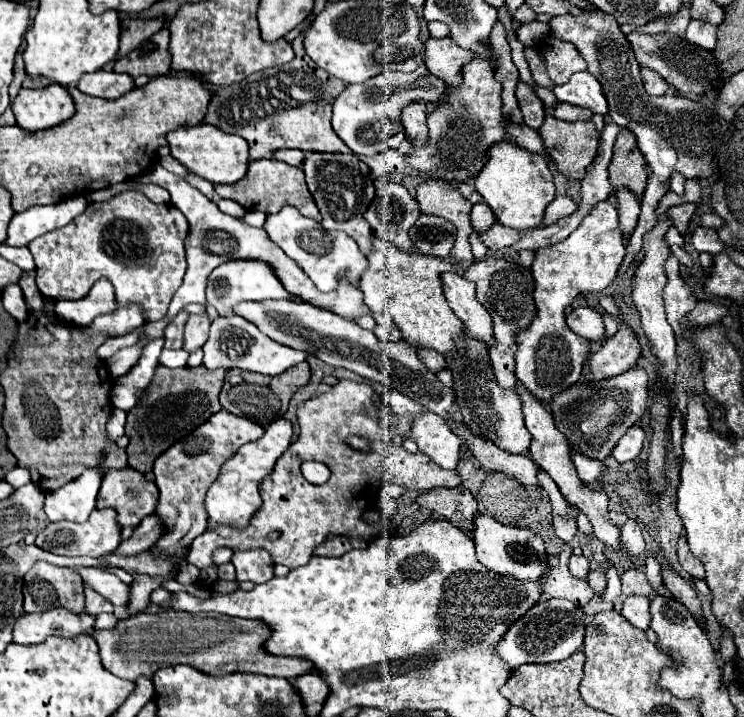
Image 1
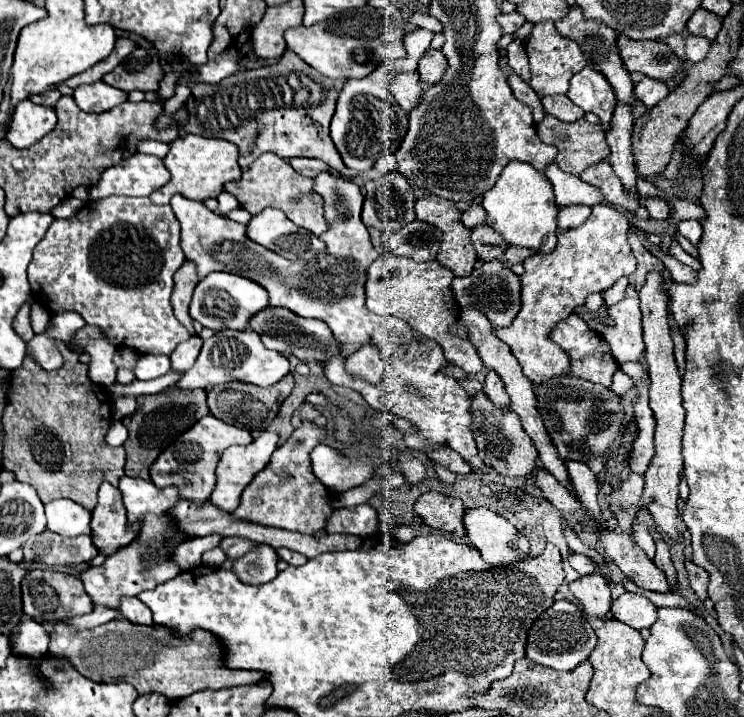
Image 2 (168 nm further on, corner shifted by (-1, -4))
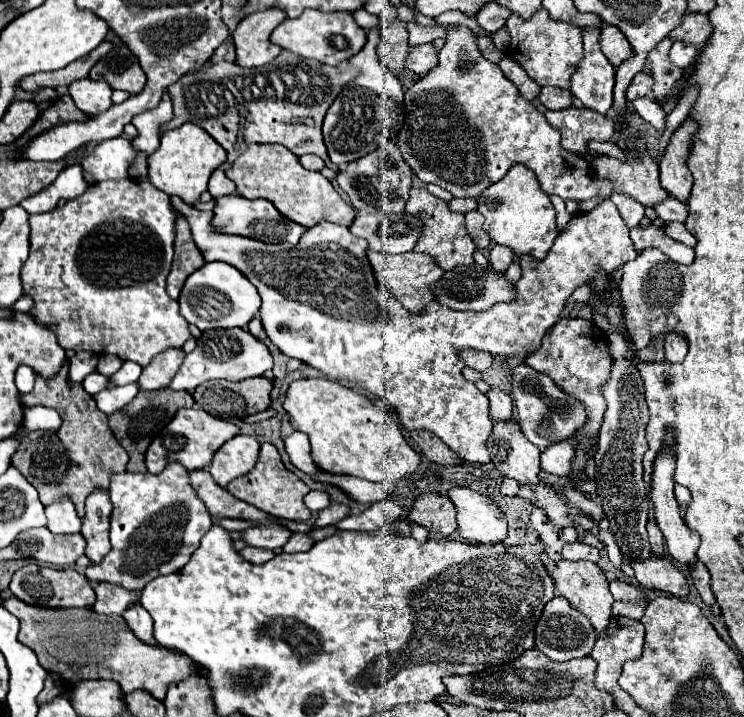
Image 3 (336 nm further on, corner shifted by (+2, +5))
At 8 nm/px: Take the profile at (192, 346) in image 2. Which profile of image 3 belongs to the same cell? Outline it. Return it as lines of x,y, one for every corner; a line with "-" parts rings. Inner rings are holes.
165,350
149,362
147,368
143,368
141,378
137,380
137,386
141,392
155,392
161,388
167,388
173,380
175,372
179,370
181,362
185,358
183,350

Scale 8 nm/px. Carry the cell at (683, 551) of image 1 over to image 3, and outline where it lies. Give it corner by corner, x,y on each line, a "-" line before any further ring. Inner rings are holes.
701,562
693,564
693,568
691,568
691,578
693,578
693,584
695,584
697,592
701,594
703,602
711,608
711,606
715,604
715,596
713,596
713,590
711,590
711,574
709,574
707,566
701,564

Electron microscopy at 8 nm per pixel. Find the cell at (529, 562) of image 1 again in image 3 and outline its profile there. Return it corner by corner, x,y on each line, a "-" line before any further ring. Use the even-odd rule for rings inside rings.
451,488
449,500
457,508
457,532
469,544
495,544
507,536
507,520
499,506
469,488

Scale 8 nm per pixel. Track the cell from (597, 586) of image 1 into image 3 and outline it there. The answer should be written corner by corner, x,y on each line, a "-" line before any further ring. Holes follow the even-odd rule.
559,560
555,562
553,570
549,572
557,592
581,614
585,614
589,618
589,622
593,624
593,628
597,630
597,634
605,634
609,620
611,620
611,606
613,606
613,596
609,592
609,582
603,574
603,570
593,564
593,562
569,562
569,560

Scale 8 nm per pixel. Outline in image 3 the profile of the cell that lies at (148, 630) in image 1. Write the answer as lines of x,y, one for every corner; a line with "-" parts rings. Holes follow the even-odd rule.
15,596
5,598
1,604
21,622
17,640
29,646
37,654
41,666
57,674
61,682
65,682
65,688
81,680
113,680
125,694
145,690
153,698
163,700
171,682
197,672
193,662
183,654
163,646
145,646
119,616
101,616
91,608
41,608
25,604

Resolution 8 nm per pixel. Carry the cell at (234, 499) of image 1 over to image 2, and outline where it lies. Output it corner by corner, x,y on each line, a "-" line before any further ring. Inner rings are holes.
262,431
250,445
228,447
222,453
222,459
216,469
216,487
210,497
212,505
216,505
218,509
222,509
226,513
234,513
234,509
240,505
240,495
242,495
244,487
254,479
254,475
258,471
262,471
268,465
268,461
276,449
278,449
278,433
274,433
274,431

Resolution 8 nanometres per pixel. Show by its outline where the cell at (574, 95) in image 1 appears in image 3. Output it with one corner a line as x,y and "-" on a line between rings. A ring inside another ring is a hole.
583,28
583,44
585,58
571,78
571,94
577,96
585,108
607,114
613,106
615,68
601,52
599,28

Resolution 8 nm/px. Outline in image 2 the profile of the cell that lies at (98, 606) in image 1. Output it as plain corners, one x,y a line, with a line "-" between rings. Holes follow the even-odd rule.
122,477
118,489
124,495
124,505
128,511
128,521
134,523
142,519
142,531
140,535
114,555
110,555
100,567
90,567
86,573
80,575
86,593
90,595
94,605
104,605
118,609
120,597
124,595
138,595
140,591
154,589
160,583
170,581
180,573
180,569
172,563
168,555
172,555
174,545
184,541
186,537
174,527
172,519
168,517
168,511
178,501
176,489
158,489
152,481
136,479
136,477

